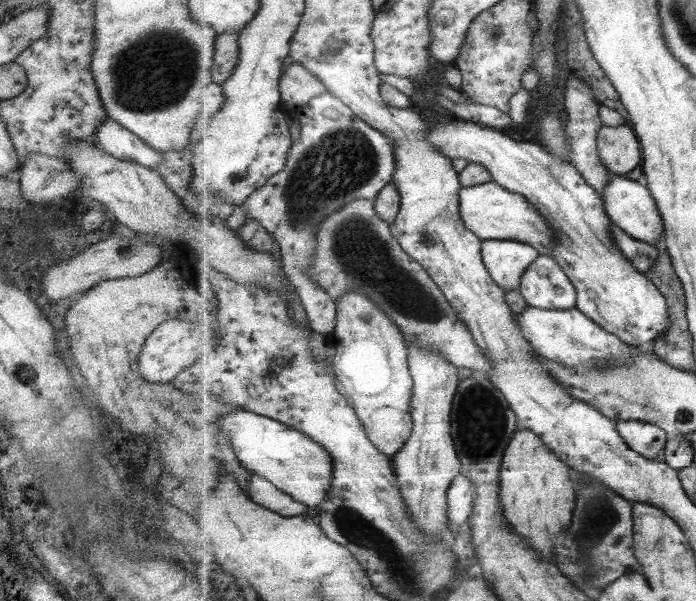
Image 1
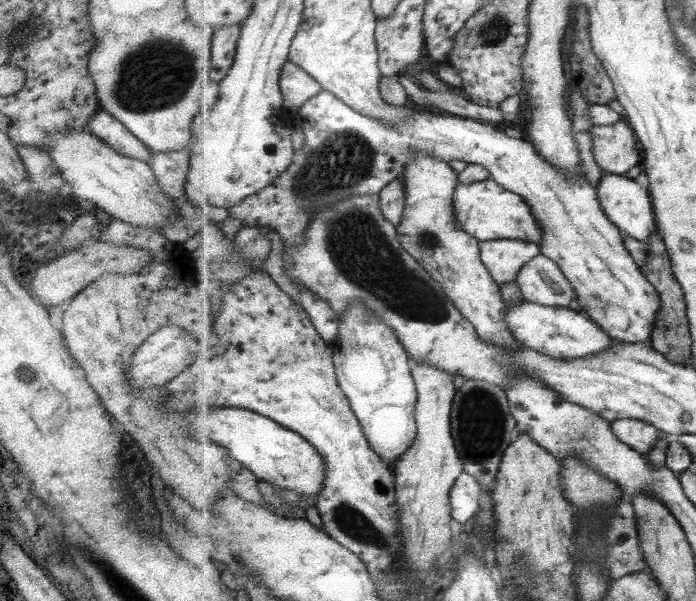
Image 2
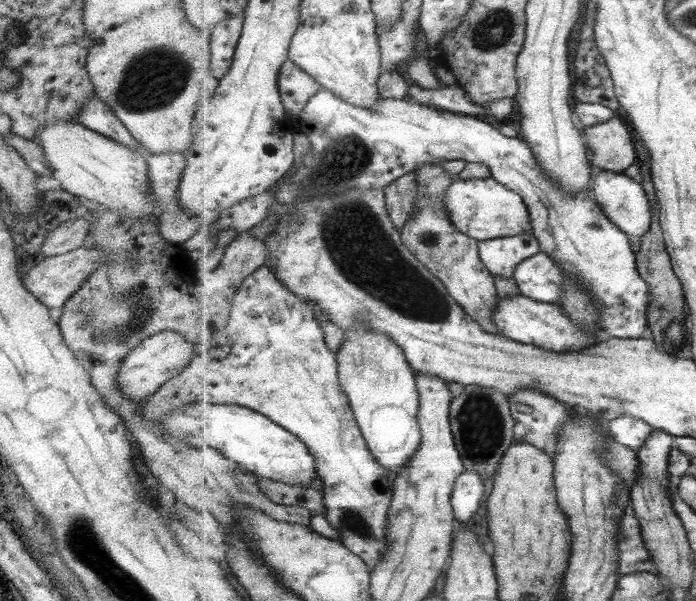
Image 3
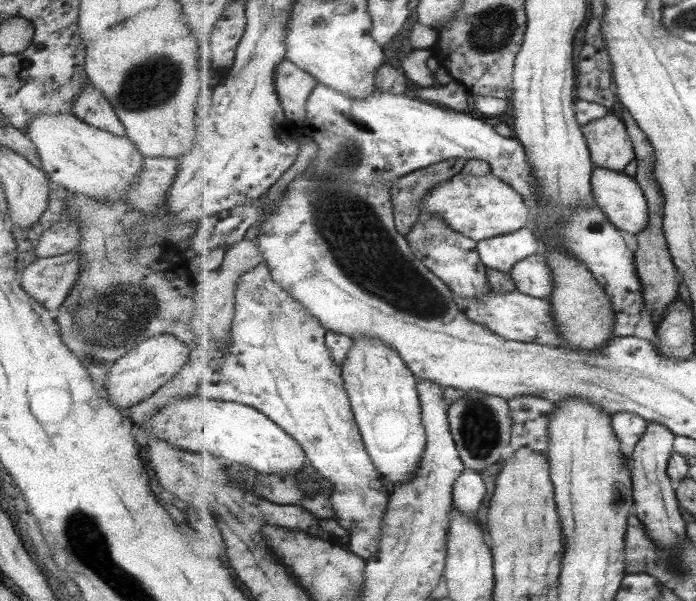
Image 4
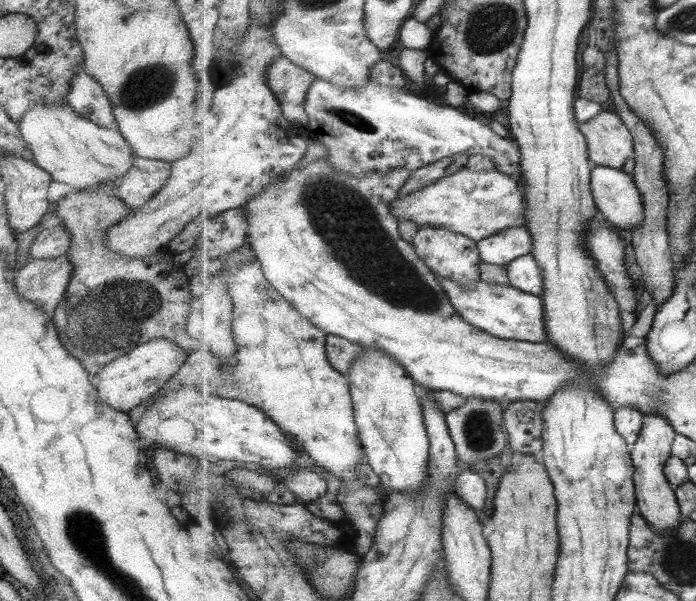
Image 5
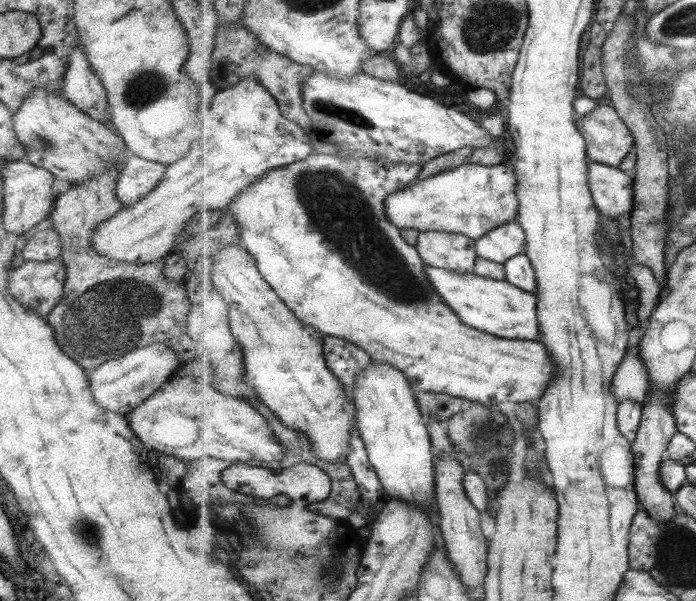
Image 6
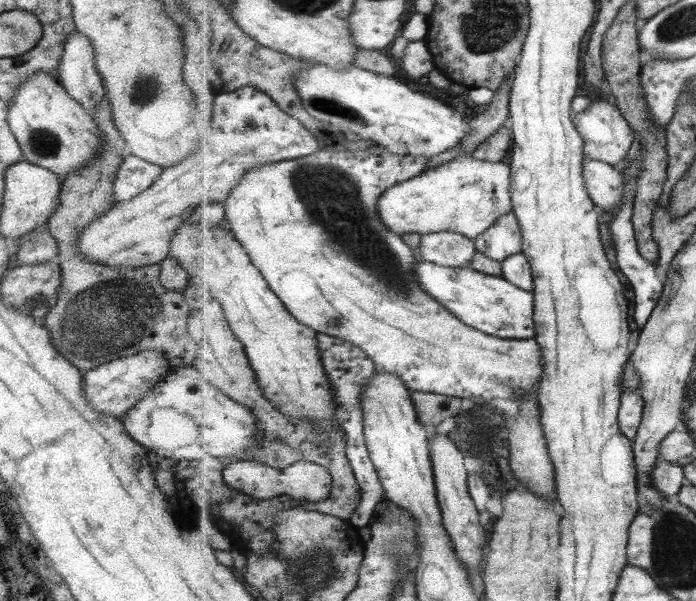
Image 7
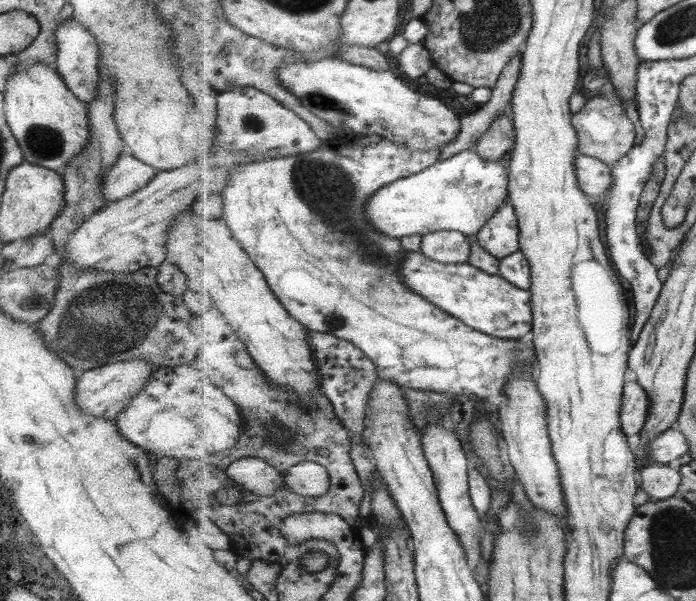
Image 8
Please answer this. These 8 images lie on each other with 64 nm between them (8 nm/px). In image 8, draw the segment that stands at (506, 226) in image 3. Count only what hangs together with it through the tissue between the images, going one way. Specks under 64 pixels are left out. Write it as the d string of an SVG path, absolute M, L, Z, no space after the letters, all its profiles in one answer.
M474 149L465 150L422 172L387 184L373 195L365 212L371 224L385 236L402 239L413 235L424 237L435 231L459 231L472 239L507 203L509 187L509 174L498 161L483 159Z

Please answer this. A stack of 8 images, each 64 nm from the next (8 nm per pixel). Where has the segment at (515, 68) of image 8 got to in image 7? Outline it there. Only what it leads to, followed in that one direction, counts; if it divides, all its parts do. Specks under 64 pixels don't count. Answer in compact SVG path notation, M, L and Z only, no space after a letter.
M509 75L507 81L501 83L501 87L496 90L493 102L486 108L481 116L475 116L468 120L470 125L470 134L461 144L435 156L430 160L429 167L445 164L461 156L472 155L472 153L488 140L493 134L496 134L503 126L510 121L510 96L511 84L514 75Z

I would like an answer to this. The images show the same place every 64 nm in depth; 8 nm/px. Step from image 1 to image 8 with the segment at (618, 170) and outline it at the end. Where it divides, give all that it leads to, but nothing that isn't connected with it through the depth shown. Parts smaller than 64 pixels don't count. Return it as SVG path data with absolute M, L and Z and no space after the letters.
M589 95L583 110L573 114L572 124L578 133L580 155L591 156L602 160L605 164L614 166L635 147L636 125L629 120L623 104L611 102L603 96Z

